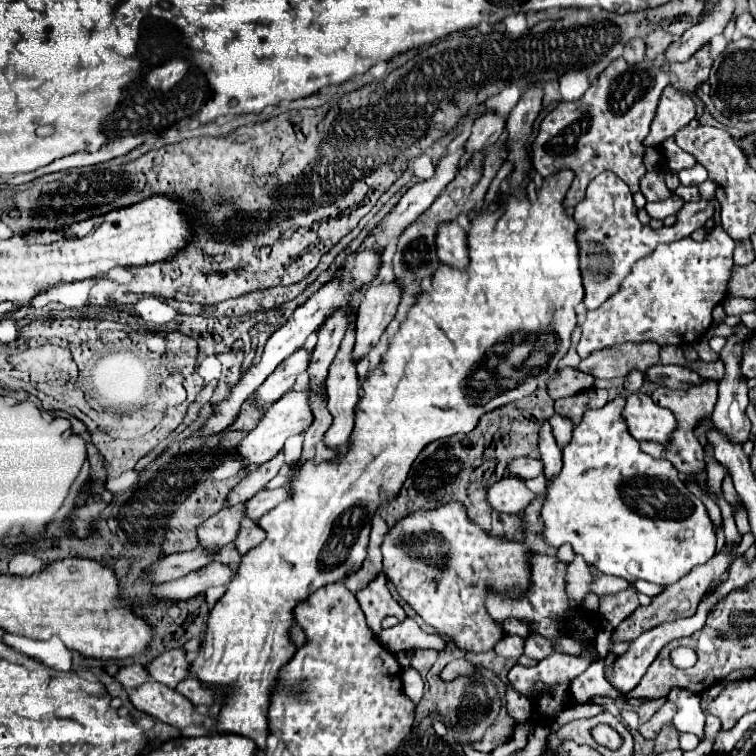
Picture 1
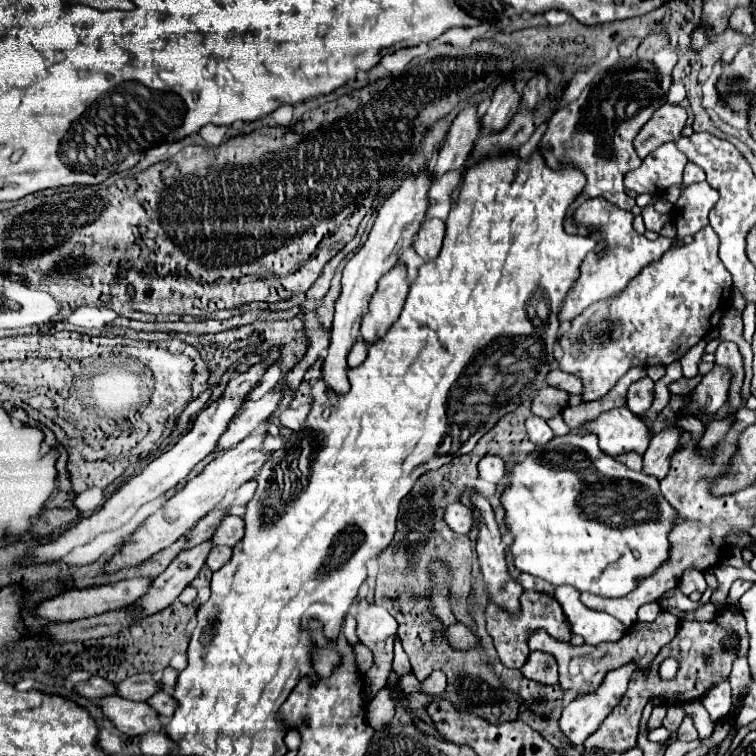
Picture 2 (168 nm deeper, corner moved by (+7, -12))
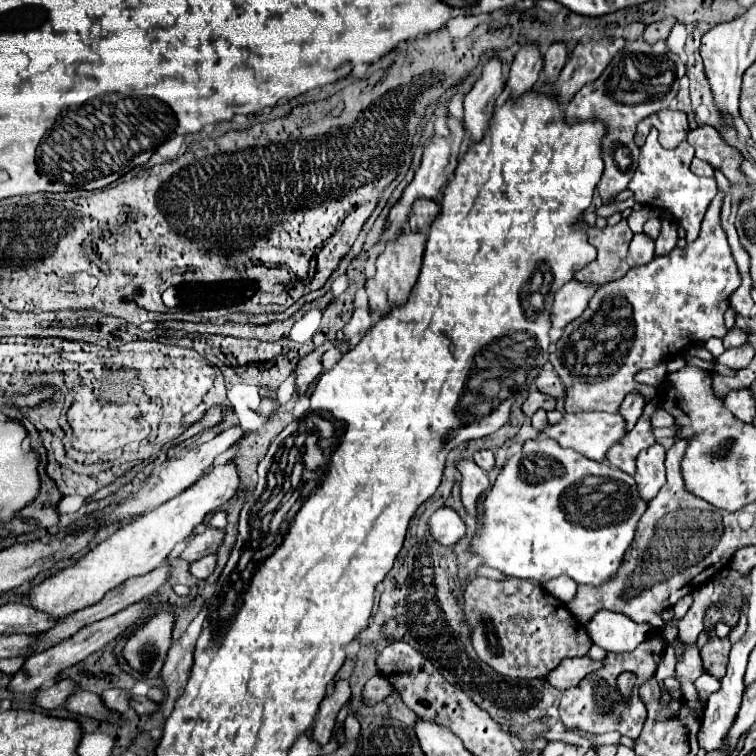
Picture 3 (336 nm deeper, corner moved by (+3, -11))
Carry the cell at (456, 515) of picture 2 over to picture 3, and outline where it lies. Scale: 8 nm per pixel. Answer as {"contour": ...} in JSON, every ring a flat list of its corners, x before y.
{"contour":[[450,507,438,509,428,523,430,523,432,535,434,535,442,545,448,545,448,547,456,545,456,543,466,535,464,521,462,521,460,515,458,515,454,509,450,509]]}

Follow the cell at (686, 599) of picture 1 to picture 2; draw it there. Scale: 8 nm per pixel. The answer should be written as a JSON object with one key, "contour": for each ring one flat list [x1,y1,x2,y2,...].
{"contour":[[662,610,658,614,656,622,652,622,652,624,644,624,644,622,632,624,630,630,626,632,624,640,618,640,618,642,604,642,604,644,598,644,598,646,588,646,588,644,572,646,572,644,566,644,566,642,550,638,544,630,538,630,538,632,530,634,528,646,532,650,540,650,540,652,552,654,556,658,558,666,560,666,560,682,558,682,560,688,564,692,576,690,576,696,580,696,580,694,594,692,598,688,598,684,602,684,604,676,610,670,616,670,616,668,620,668,624,664,634,662,638,670,648,672,652,660,656,658,656,654,660,652,660,648,672,640,672,636,676,634,676,630,678,630,678,620,672,614,668,614,668,612]]}

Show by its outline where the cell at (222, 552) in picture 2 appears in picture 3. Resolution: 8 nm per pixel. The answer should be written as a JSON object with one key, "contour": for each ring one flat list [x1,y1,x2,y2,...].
{"contour":[[206,555,190,565,190,573,198,579,208,579,208,575,212,575,216,569,216,561,216,555]]}

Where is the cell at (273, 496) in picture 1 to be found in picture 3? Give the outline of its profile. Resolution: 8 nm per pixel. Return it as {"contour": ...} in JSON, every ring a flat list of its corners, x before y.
{"contour":[[208,527,204,533,196,535,196,537,184,547,184,551,180,553,180,557,182,557,184,561,190,561,190,563,192,563,192,561,198,561,200,557,206,557,206,555,210,555,210,553,216,553,218,547,220,547,220,543,224,541,222,537,224,537,224,531,222,531,222,529]]}

